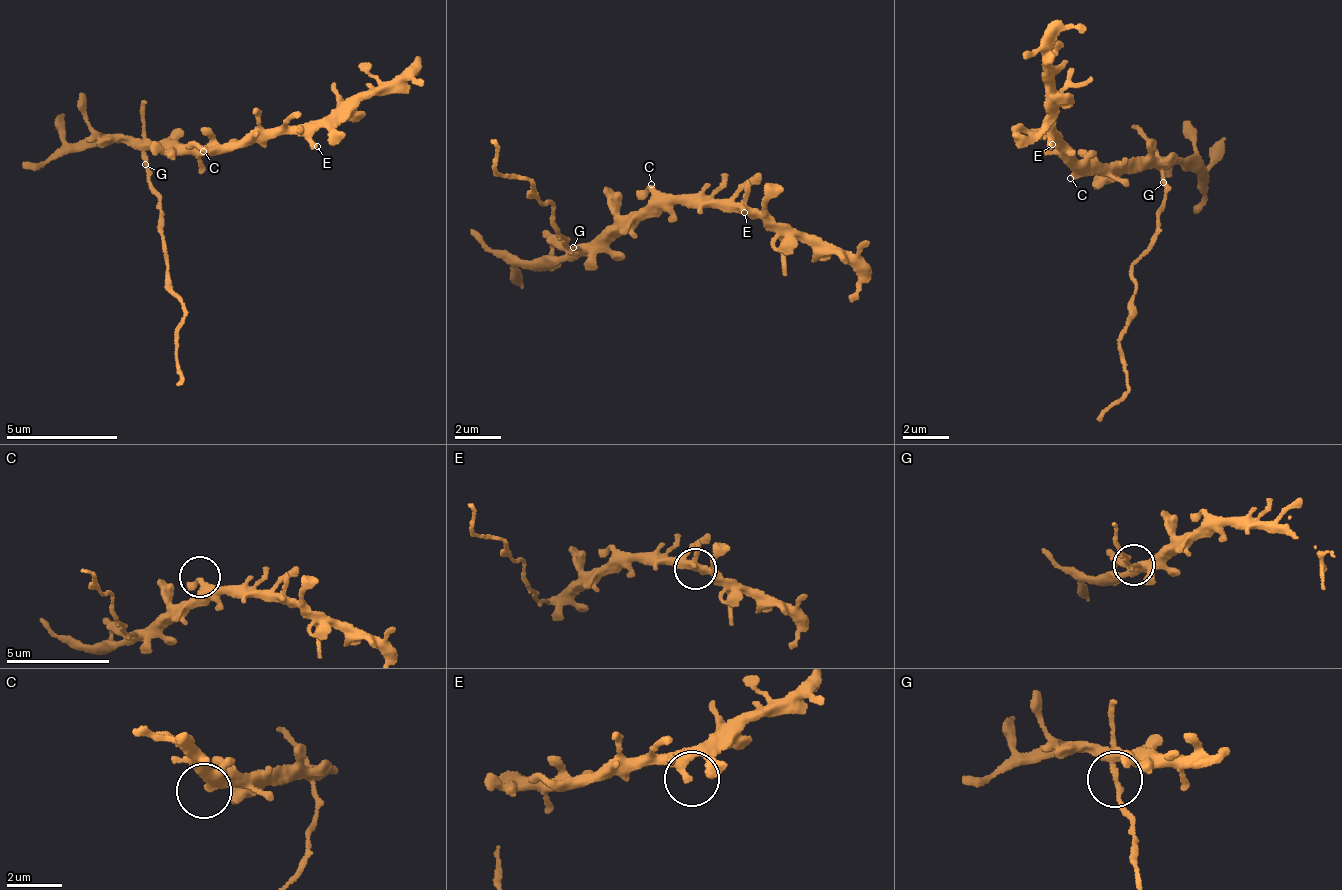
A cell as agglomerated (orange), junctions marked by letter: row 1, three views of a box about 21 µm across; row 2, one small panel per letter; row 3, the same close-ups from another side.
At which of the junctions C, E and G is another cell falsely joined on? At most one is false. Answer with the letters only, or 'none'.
G

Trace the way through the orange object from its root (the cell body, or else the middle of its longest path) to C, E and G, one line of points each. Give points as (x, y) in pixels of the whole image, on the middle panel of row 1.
C: (612, 239), (622, 237), (624, 229), (634, 228), (635, 220), (645, 218), (651, 184)
E: (612, 239), (622, 237), (647, 210), (721, 198), (736, 200), (744, 212)
G: (612, 239), (587, 243), (580, 248), (574, 245)

